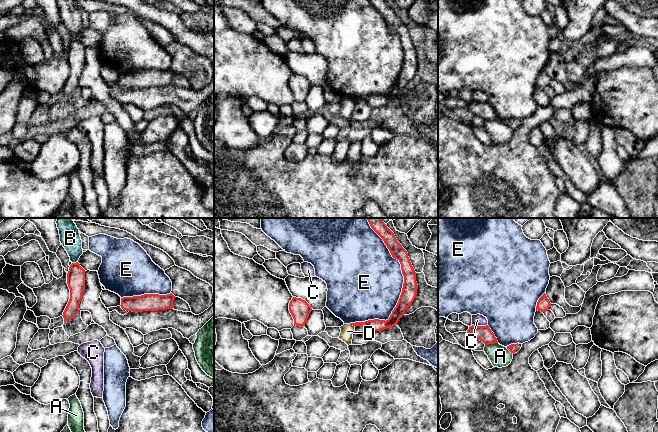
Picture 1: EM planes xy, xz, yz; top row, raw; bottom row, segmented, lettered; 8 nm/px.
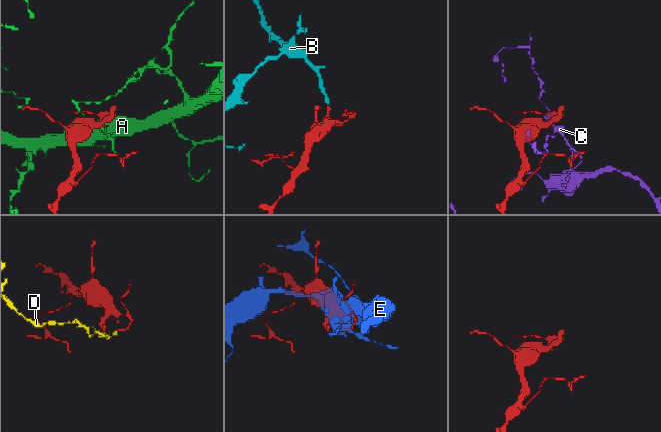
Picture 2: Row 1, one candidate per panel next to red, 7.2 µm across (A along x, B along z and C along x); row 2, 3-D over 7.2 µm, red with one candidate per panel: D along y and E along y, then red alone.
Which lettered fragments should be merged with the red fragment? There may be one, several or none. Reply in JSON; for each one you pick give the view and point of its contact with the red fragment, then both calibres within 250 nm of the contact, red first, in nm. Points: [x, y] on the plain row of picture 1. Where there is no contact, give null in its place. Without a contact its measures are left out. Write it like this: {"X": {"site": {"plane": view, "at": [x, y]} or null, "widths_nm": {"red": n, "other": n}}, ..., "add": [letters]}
{"B": {"site": {"plane": "xy", "at": [74, 39]}, "widths_nm": {"red": 140, "other": 160}}, "add": ["B"]}

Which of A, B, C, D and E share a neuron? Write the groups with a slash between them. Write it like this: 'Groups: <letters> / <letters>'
Groups: A / B / C / D / E

